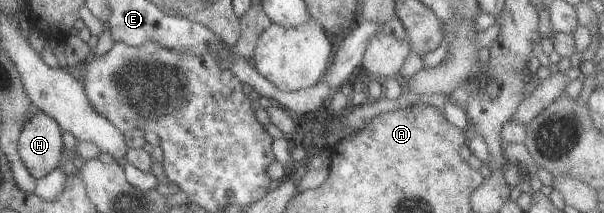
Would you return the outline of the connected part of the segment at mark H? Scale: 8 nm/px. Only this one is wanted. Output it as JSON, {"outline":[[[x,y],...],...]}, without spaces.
{"outline":[[[35,111],[20,129],[16,154],[35,179],[46,176],[58,167],[62,158],[60,127],[43,112]]]}

